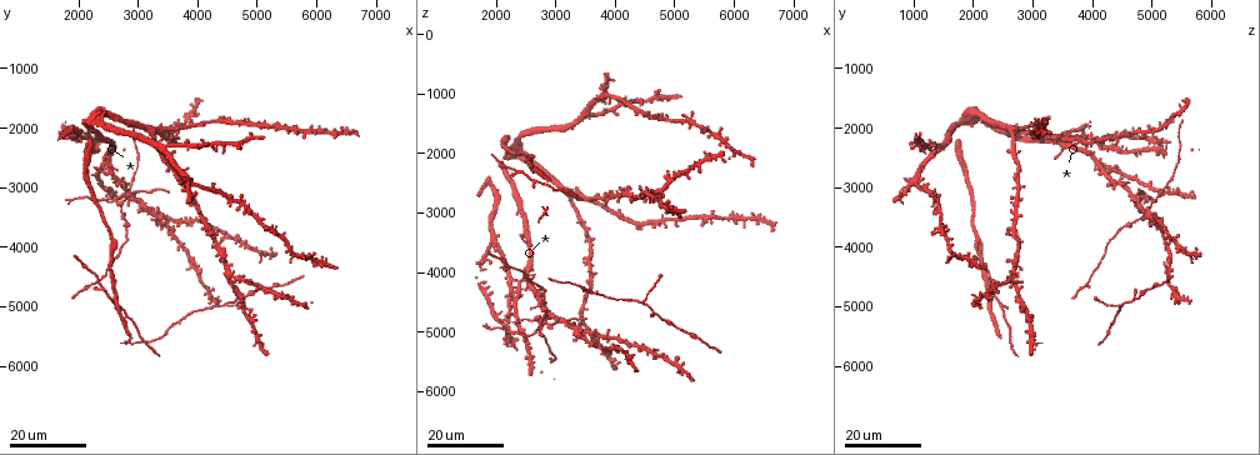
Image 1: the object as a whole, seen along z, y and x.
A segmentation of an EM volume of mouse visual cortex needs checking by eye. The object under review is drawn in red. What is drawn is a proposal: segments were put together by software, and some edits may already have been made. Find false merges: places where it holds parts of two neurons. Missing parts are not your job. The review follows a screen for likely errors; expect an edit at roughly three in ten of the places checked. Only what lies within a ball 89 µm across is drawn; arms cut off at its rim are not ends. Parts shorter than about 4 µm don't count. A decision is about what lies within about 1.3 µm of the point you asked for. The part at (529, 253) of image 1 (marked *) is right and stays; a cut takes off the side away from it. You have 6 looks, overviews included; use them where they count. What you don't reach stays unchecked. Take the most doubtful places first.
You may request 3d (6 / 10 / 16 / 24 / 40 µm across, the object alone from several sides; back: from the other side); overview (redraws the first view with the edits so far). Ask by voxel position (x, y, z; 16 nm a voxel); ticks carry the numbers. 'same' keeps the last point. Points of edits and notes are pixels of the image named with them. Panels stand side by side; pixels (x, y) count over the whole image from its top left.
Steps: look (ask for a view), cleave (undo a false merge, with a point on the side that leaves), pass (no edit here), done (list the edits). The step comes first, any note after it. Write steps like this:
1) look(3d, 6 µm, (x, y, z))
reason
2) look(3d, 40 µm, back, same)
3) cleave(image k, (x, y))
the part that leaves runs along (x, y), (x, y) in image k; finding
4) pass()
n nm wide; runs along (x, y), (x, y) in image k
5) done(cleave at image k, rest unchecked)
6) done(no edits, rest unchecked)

look(3d, 16 µm, (4450, 4950, 4550))

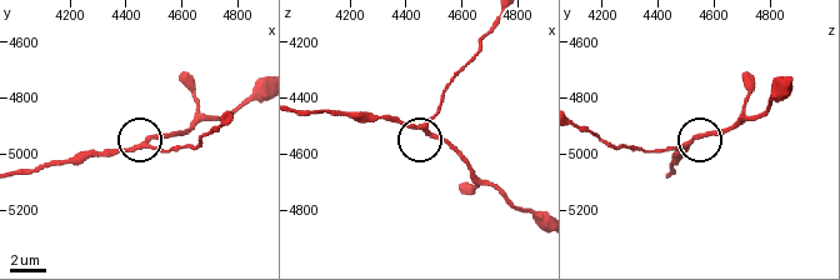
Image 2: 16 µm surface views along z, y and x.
look(3d, 6 µm, (4470, 4980, 4500))
zoom in

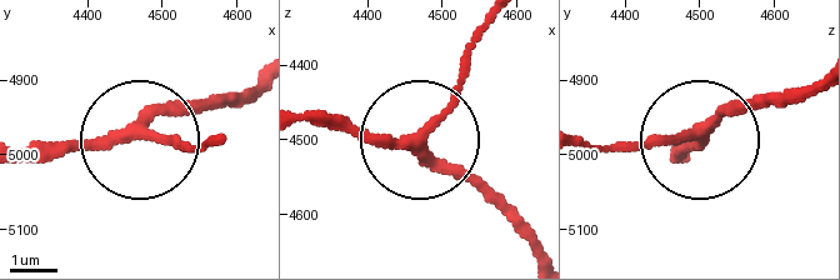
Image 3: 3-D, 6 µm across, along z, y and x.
pass()
210 nm wide; all the same neuron

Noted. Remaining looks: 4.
look(3d, 16 µm, (2550, 4900, 2400))
three-way junction

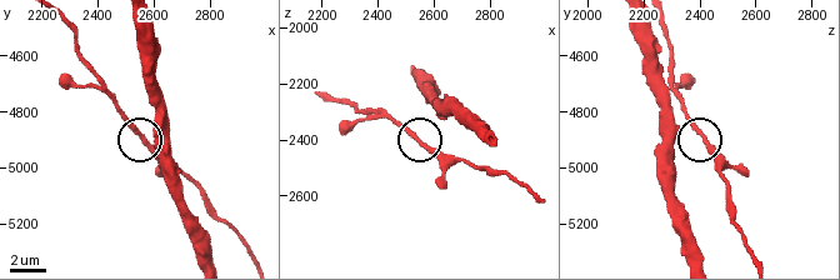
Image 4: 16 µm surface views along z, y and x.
look(3d, 6 µm, (2540, 4870, 2400))
closer look

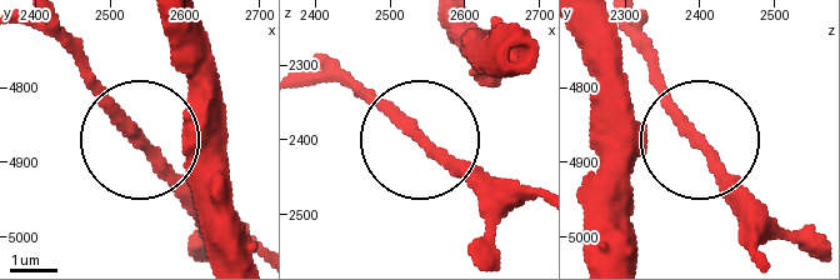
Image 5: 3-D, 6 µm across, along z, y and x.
pass()
all the same neuron

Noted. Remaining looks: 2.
look(3d, 16 µm, (5350, 4650, 5050))

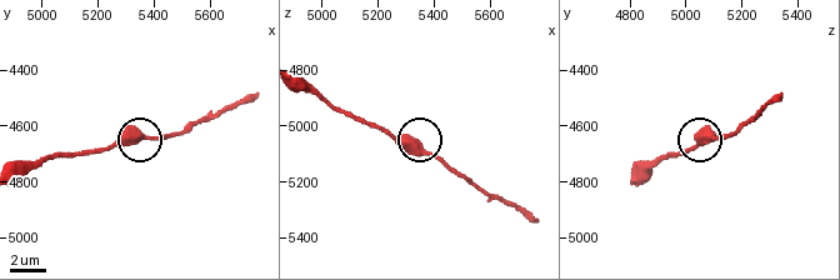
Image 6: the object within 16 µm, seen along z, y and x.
look(3d, 6 µm, (5360, 4640, 5100))

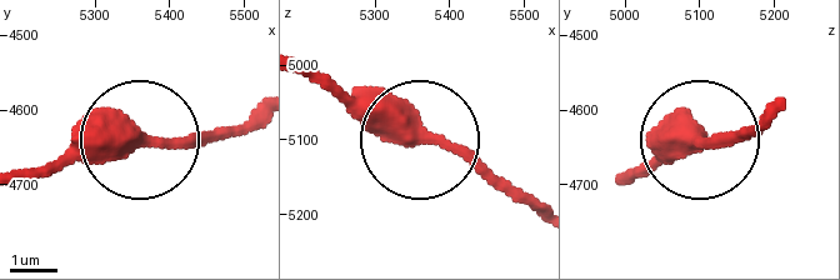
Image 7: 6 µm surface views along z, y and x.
pass()
side arm 9 µm; continuous, no second neuron

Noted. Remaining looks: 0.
done(no edits, rest unchecked)

